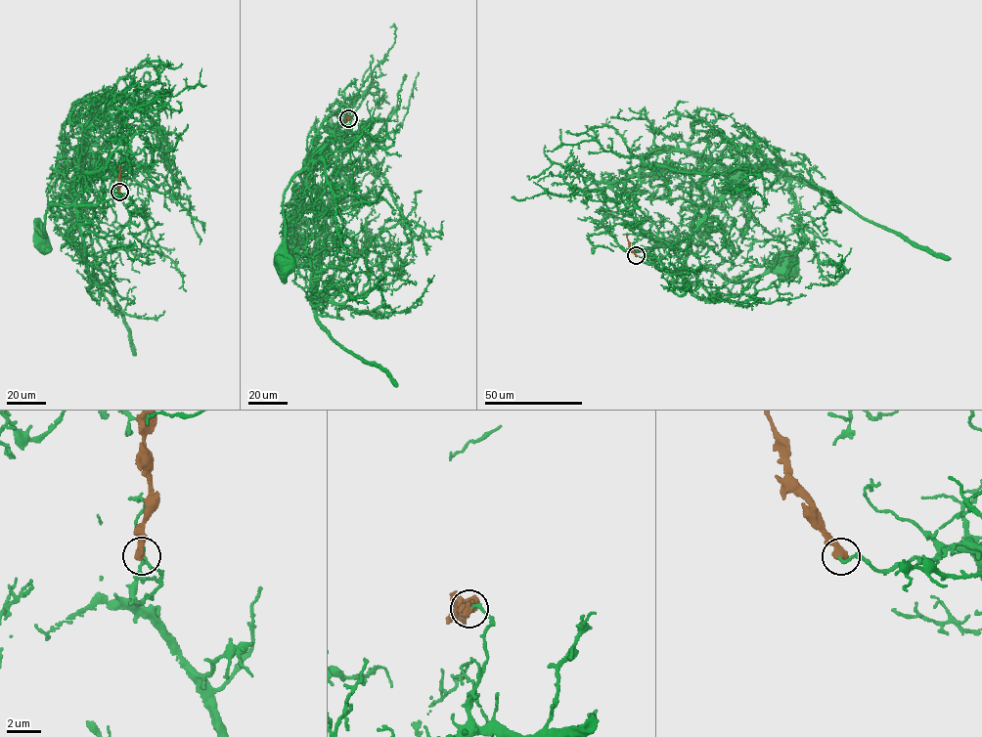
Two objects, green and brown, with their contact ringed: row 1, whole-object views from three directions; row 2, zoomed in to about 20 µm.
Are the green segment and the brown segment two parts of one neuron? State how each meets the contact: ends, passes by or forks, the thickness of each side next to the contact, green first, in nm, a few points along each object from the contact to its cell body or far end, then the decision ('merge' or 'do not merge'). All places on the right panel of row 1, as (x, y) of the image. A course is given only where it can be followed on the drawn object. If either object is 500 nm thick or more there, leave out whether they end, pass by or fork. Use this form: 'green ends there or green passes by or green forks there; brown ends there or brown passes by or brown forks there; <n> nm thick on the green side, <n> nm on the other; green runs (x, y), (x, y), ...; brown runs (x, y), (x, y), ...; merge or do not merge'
green ends there; brown ends there; 160 nm thick on the green side, 480 nm on the other; green runs (636, 255), (650, 255), (656, 267), (667, 272), (702, 270), (736, 281), (762, 276), (780, 267), (782, 270); brown runs (636, 256), (626, 234); do not merge

